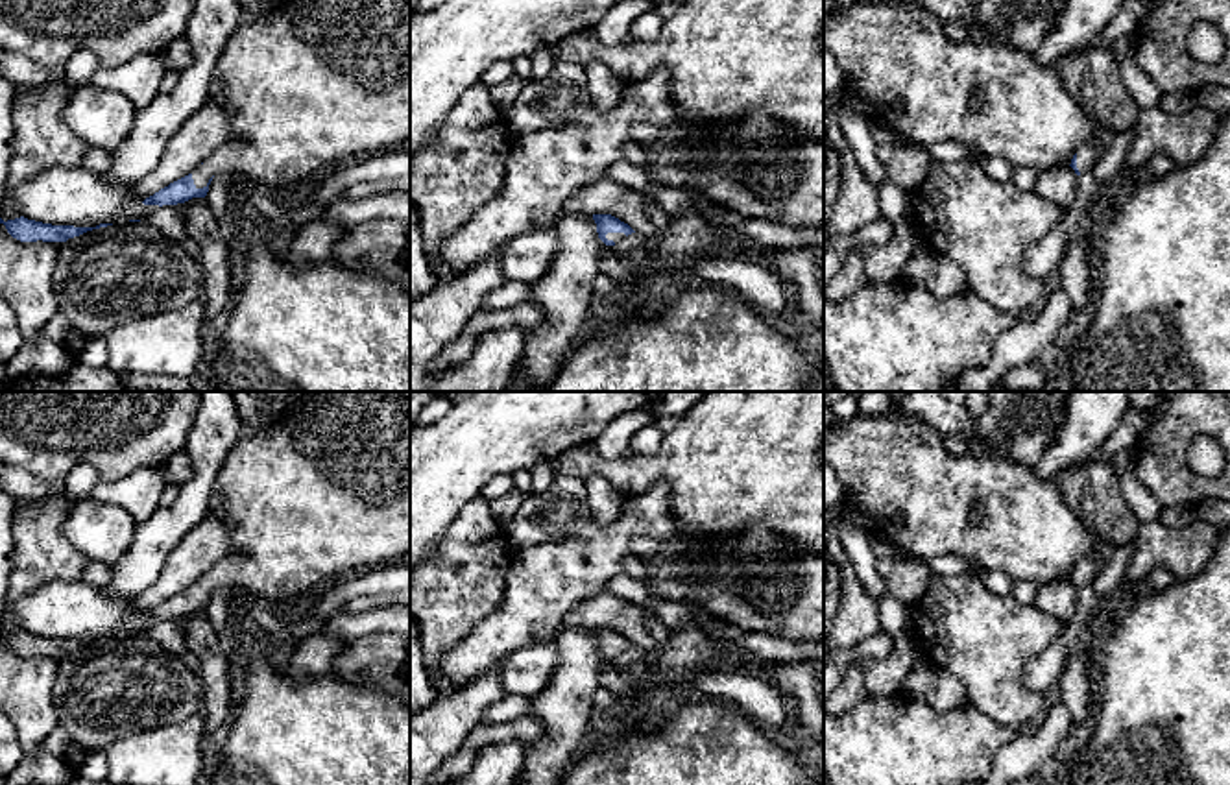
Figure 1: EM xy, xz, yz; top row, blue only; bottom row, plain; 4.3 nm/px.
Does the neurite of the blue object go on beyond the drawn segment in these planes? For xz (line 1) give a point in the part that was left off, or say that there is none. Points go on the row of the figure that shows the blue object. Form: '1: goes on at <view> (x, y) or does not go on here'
1: goes on at xz (615, 237)

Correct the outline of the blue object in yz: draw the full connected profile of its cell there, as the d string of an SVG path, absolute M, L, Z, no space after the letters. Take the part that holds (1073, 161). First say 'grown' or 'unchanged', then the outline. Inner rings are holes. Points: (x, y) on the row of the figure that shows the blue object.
grown; M1093 39L1082 52L1062 57L1053 68L1067 94L1097 126L1097 135L1086 140L1071 159L1077 175L1091 172L1103 155L1099 133L1136 129L1140 109L1125 87L1115 54Z

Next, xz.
grown; M593 214L593 220L597 223L598 238L606 246L615 246L619 240L635 233L628 223L621 222L619 218L611 214Z

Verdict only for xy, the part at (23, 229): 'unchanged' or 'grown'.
unchanged

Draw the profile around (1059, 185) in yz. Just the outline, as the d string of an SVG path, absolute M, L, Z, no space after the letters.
M1056 166L1036 175L1034 192L1058 205L1064 214L1073 207L1077 190L1079 175L1071 166Z

